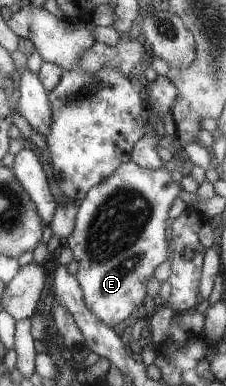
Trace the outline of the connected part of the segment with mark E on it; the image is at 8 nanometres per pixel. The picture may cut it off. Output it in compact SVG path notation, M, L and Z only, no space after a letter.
M132 160L123 163L102 182L92 186L84 198L76 204L75 220L72 231L65 239L66 247L73 253L77 263L75 278L82 290L84 305L104 325L112 328L120 321L133 313L132 309L142 305L146 295L146 281L152 277L154 269L166 261L164 253L164 231L166 231L166 211L172 205L172 199L178 191L183 190L193 195L198 188L198 183L191 175L182 175L180 181L172 181L170 173L164 165L151 170L141 168Z

